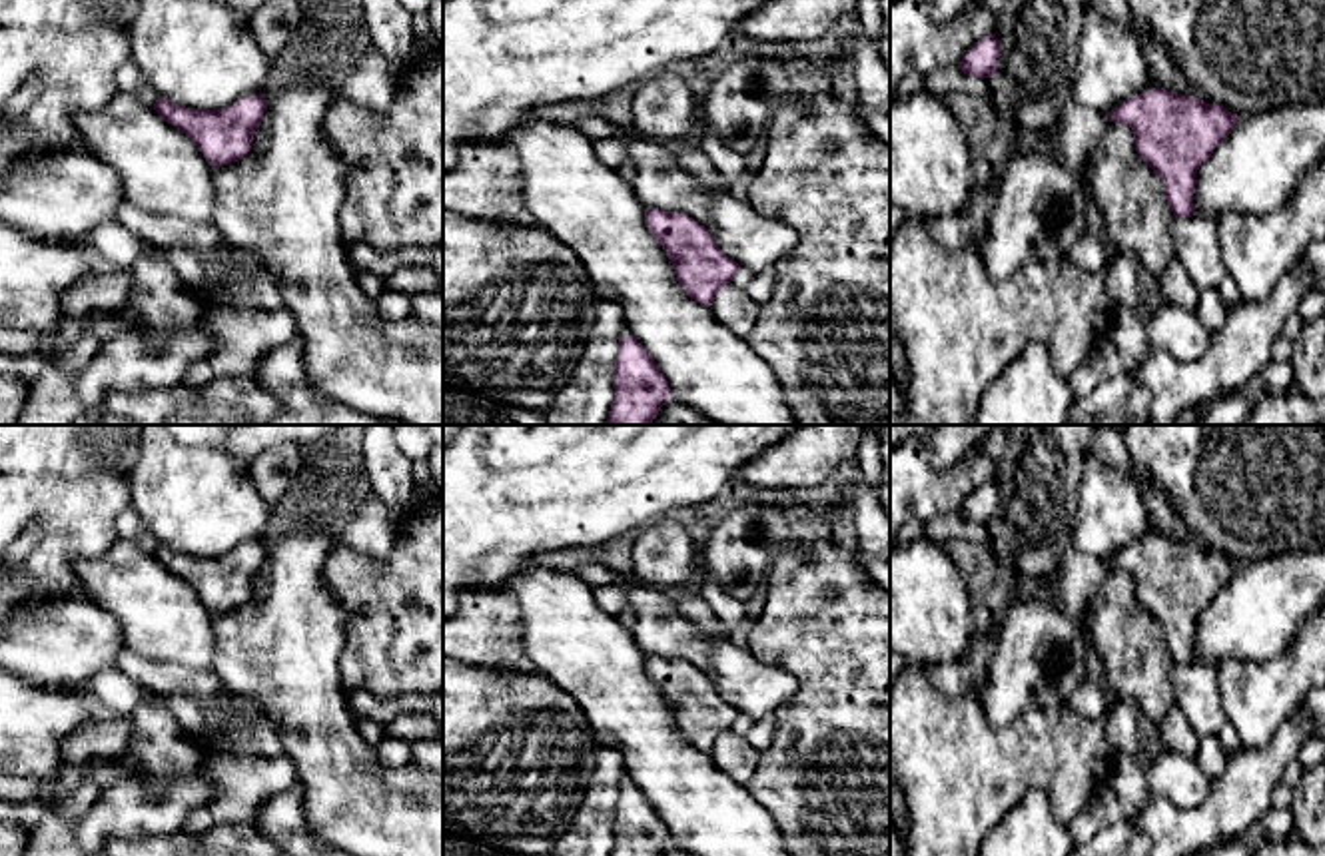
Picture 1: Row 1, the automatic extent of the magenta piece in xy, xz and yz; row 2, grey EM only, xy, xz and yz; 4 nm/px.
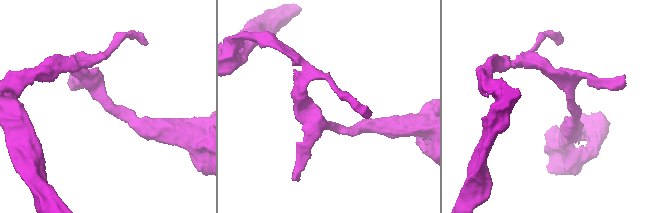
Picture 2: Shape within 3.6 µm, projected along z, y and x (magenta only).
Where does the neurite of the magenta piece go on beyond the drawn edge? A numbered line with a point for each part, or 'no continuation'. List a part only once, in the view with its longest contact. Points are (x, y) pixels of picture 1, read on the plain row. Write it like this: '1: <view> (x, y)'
no continuation

